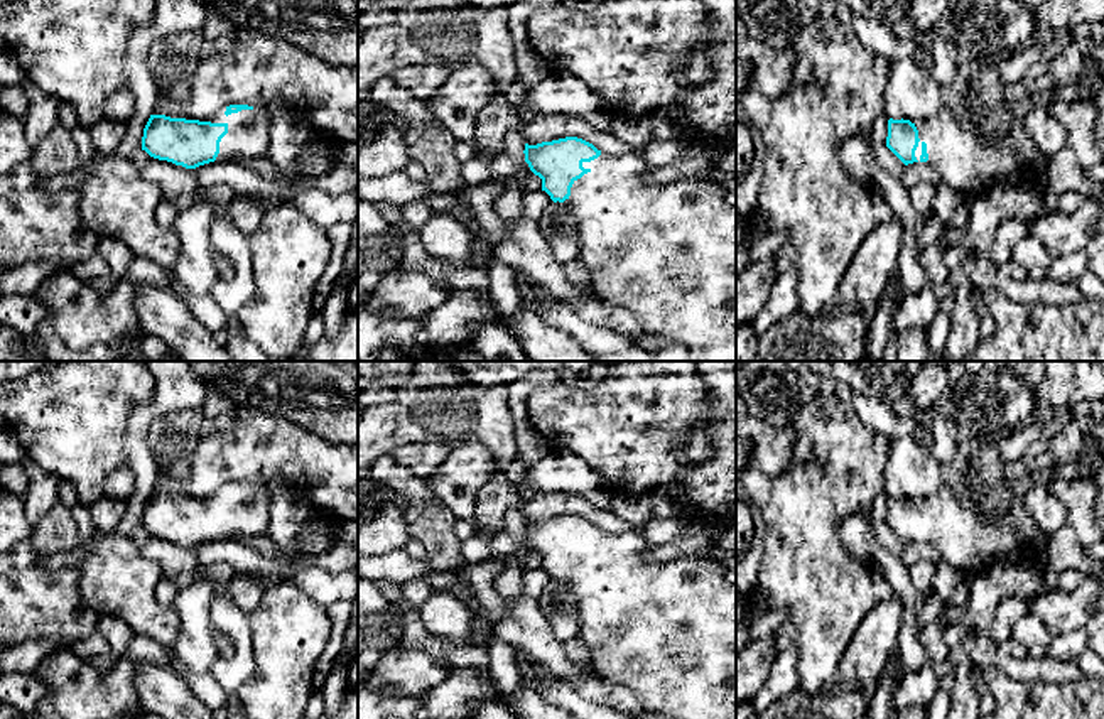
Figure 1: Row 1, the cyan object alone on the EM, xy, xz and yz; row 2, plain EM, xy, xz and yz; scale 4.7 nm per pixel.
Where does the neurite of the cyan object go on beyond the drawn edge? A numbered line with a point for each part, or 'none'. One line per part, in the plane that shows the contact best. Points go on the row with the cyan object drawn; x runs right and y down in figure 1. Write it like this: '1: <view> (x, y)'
1: yz (973, 166)

